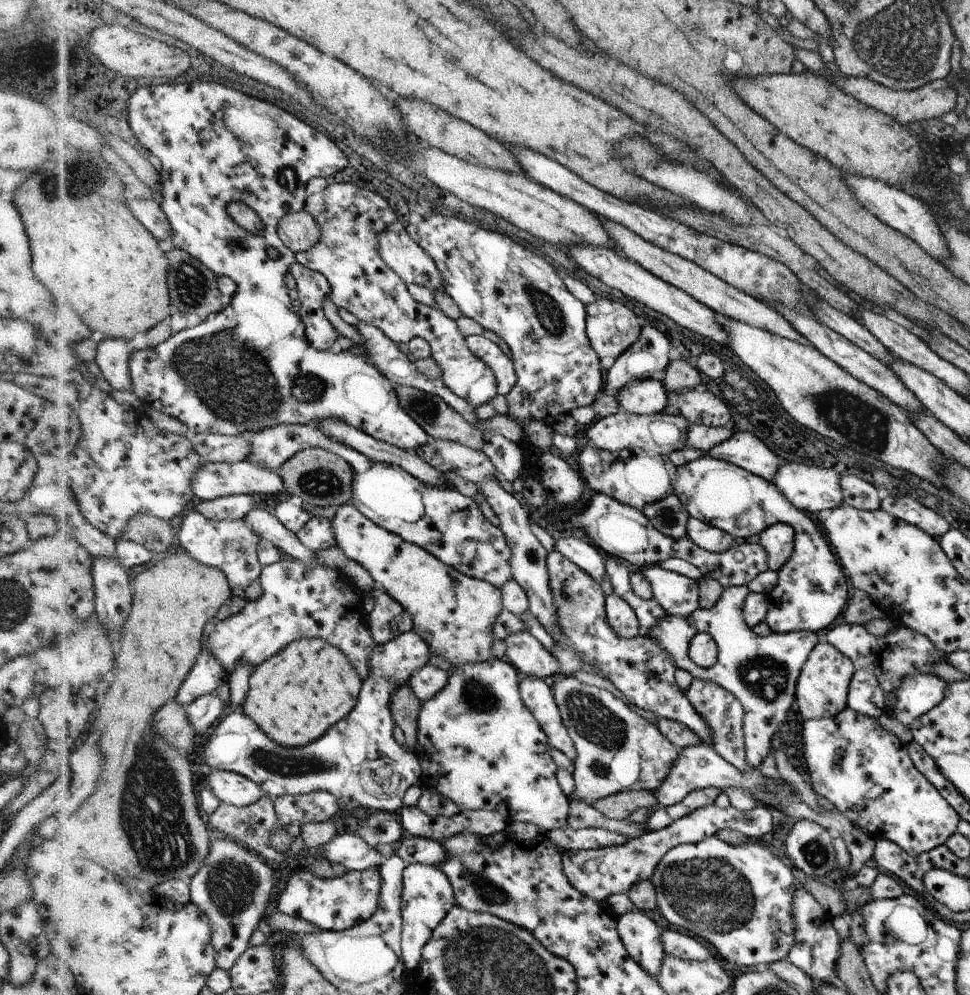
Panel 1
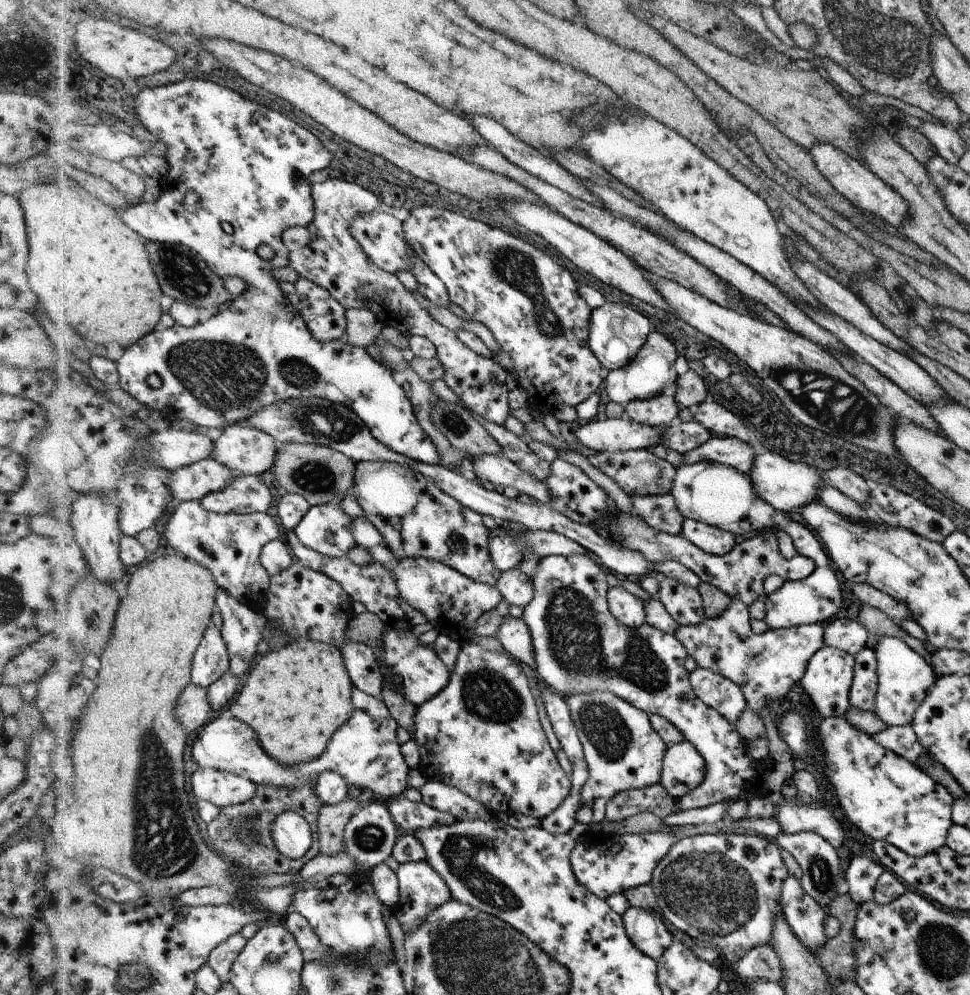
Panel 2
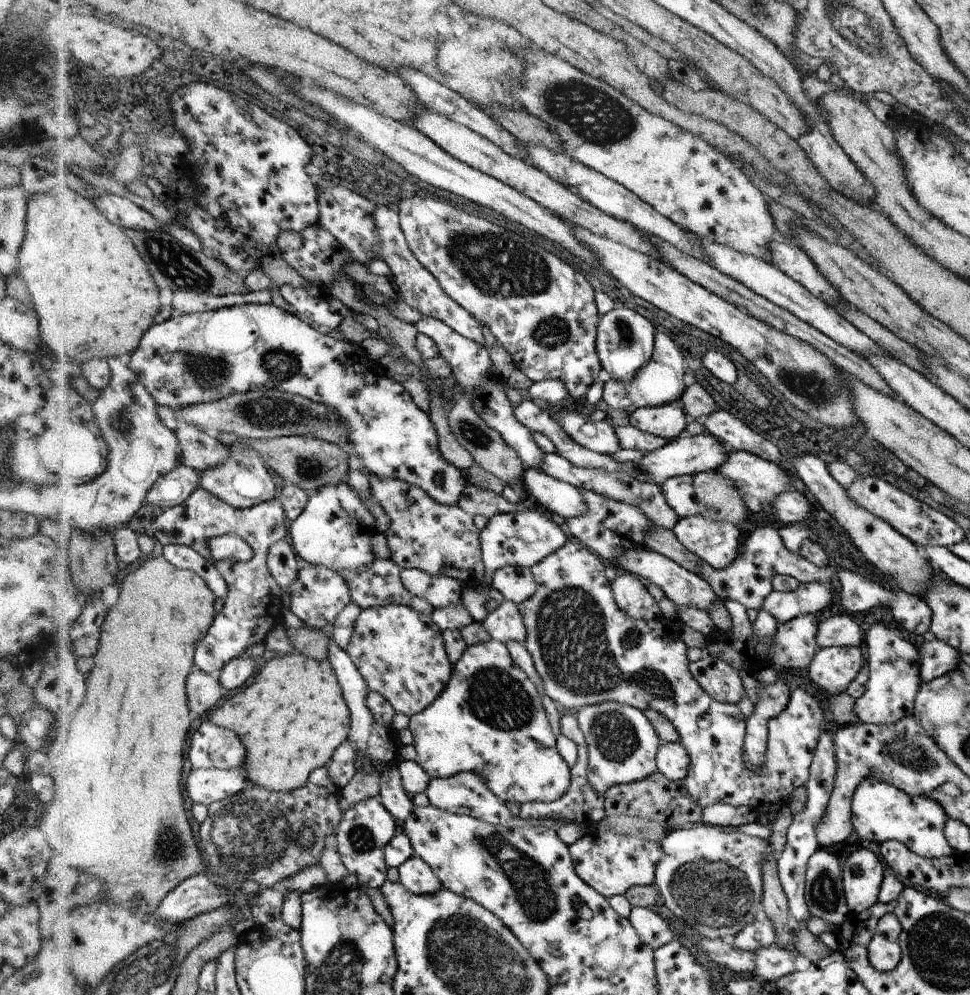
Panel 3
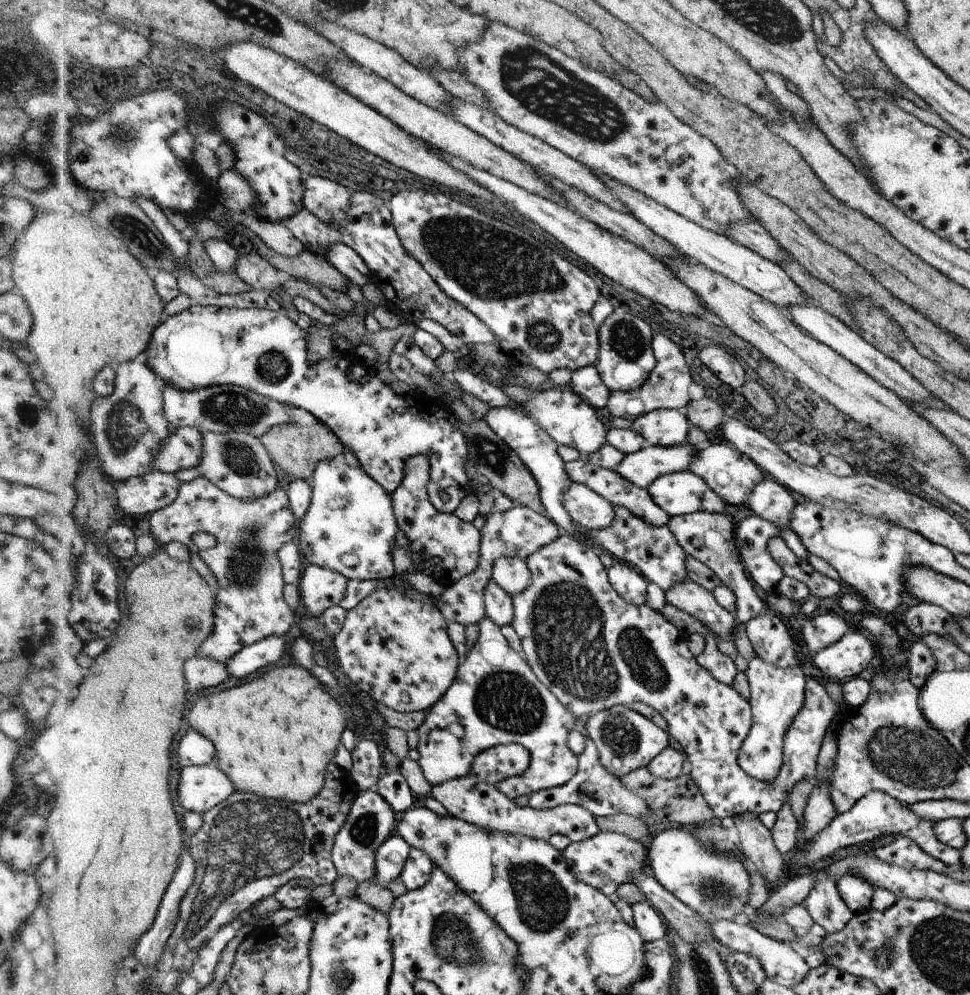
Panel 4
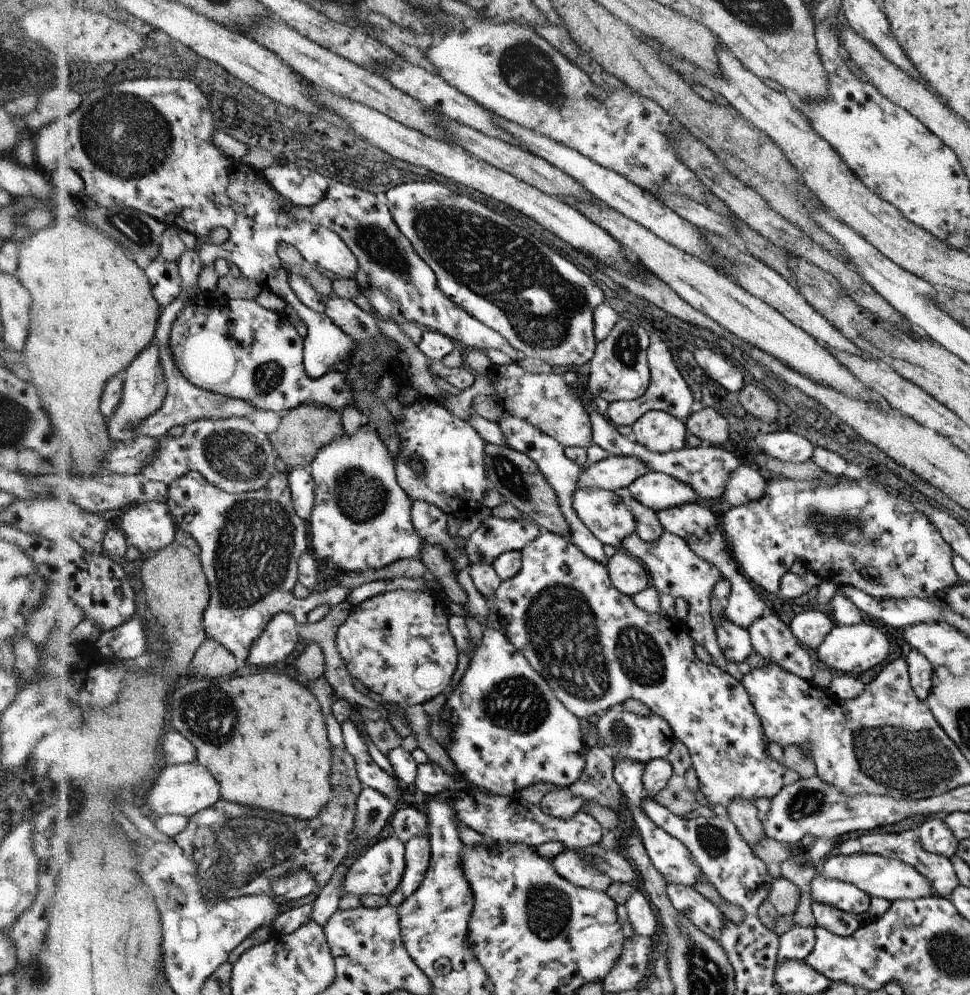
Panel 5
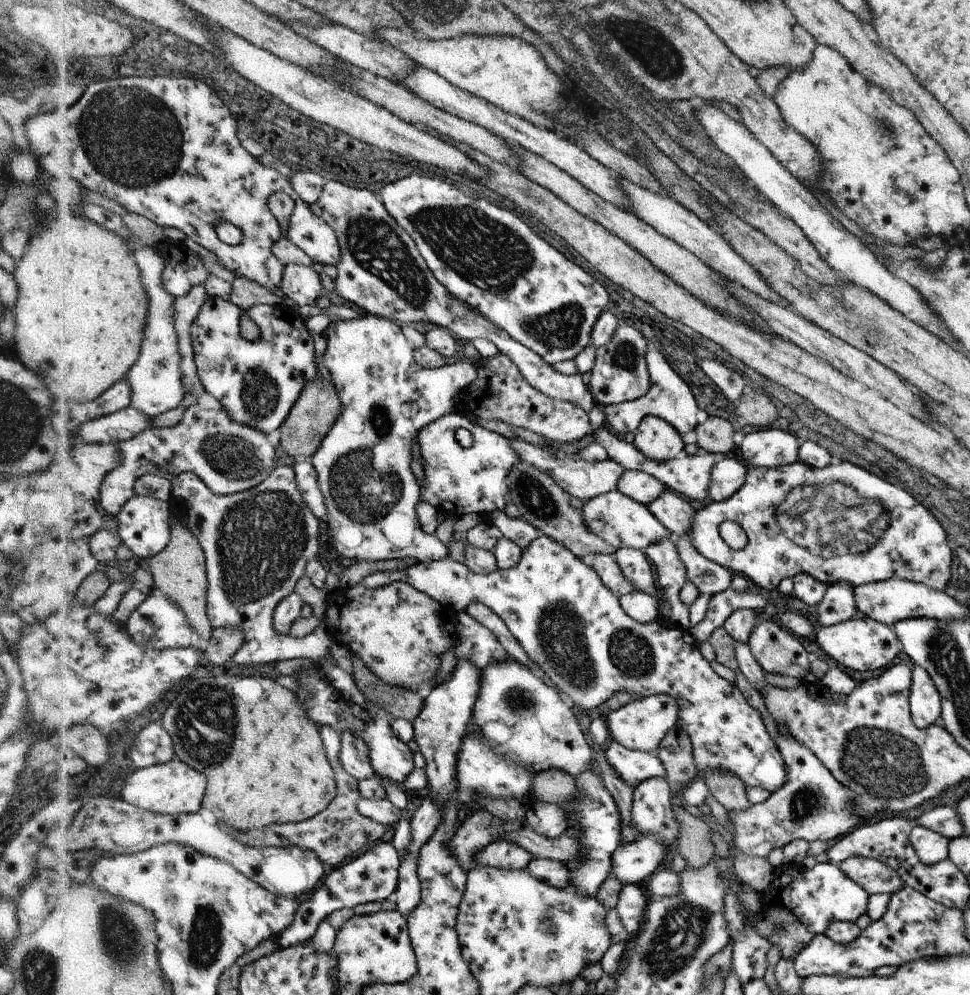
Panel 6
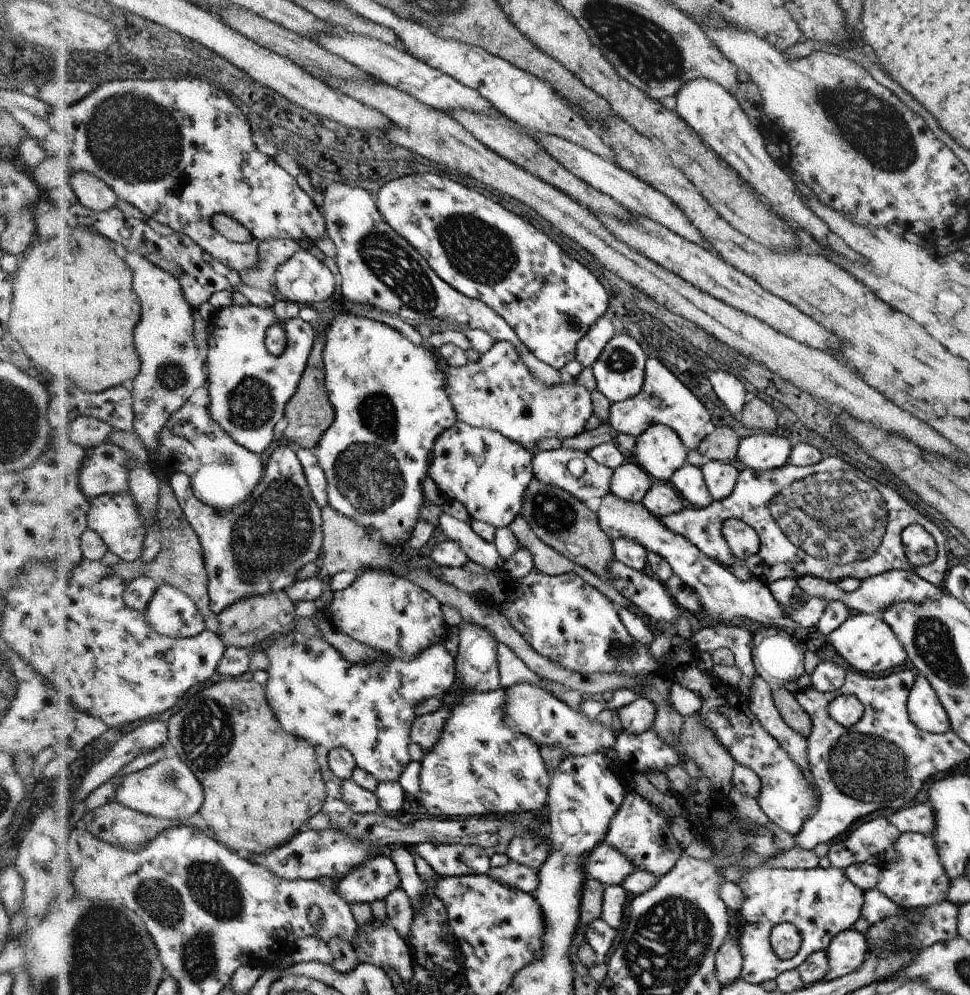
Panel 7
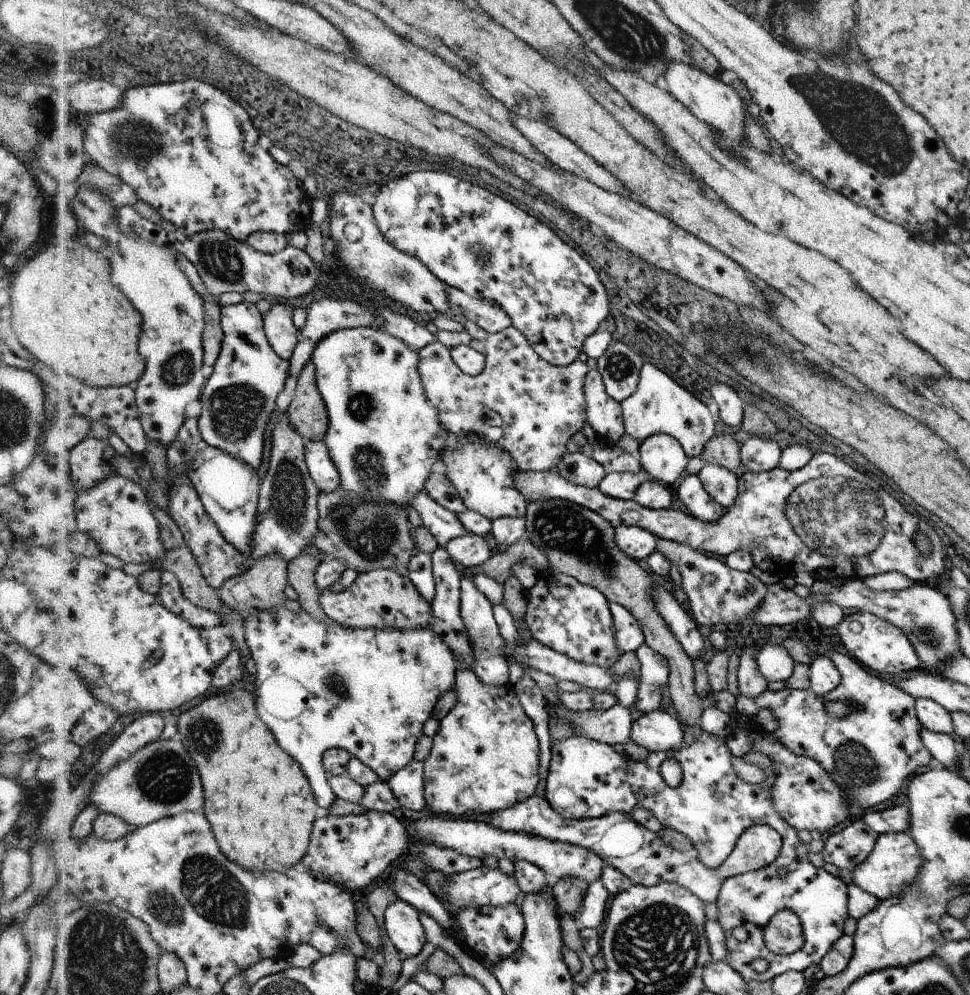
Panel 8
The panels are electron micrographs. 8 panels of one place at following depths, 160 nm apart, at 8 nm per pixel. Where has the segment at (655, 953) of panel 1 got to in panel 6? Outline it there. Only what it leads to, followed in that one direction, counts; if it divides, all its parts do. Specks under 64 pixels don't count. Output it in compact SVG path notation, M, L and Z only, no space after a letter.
M638 884L625 885L615 909L620 915L624 928L632 935L641 930L648 904L646 895Z

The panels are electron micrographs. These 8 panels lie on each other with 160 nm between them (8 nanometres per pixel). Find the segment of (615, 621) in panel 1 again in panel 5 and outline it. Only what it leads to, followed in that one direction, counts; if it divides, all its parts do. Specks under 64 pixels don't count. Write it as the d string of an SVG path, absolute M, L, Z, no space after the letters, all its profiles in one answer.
M620 549L608 562L610 581L626 596L634 596L650 586L649 573L632 554Z

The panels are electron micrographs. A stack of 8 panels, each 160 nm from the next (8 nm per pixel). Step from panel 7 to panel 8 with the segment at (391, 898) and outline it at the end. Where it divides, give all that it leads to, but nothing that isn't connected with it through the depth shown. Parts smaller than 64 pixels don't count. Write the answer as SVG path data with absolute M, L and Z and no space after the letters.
M402 899L388 905L384 926L403 959L418 956L428 940L419 910Z

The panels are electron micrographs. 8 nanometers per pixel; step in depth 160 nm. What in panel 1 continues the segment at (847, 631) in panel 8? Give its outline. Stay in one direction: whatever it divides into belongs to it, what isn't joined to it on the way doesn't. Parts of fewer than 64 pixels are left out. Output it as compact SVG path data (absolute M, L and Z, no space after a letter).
M817 644L798 680L796 704L804 719L826 719L837 716L848 707L849 686L852 683L853 661L832 644Z

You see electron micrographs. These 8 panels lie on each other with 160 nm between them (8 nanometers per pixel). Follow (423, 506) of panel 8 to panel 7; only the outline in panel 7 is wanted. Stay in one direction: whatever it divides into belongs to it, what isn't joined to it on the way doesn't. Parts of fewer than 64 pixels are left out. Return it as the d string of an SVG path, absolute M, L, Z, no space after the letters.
M444 512L439 516L438 524L442 528L443 534L460 545L470 561L490 571L501 569L501 556L494 543L478 536L470 525Z

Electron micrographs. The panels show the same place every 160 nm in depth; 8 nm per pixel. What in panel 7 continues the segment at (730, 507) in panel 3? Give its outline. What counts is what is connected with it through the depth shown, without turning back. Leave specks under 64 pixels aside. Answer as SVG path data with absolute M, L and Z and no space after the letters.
M627 463L613 470L610 490L619 499L640 503L654 481L640 465Z

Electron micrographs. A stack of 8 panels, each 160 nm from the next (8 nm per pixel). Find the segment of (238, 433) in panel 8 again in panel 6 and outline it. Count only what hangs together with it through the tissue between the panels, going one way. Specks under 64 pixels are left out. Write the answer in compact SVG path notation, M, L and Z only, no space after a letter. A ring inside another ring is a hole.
M213 296L205 302L191 330L195 359L208 394L219 400L234 420L254 425L267 433L278 430L289 419L307 384L318 379L316 357L312 352L314 348L312 344L308 344L308 330L304 321L305 318L300 312L284 302L277 305L256 305L249 309L243 309L235 302L230 302L230 299L220 296ZM245 316L252 318L260 328L259 339L252 341L244 338L242 320Z

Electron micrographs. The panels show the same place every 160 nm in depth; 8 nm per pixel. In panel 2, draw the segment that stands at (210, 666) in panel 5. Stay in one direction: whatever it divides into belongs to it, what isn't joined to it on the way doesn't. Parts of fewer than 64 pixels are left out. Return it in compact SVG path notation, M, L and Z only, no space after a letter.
M193 682L182 694L176 716L190 734L196 731L200 732L208 725L214 714L214 704L210 702L208 689L206 686L200 686Z

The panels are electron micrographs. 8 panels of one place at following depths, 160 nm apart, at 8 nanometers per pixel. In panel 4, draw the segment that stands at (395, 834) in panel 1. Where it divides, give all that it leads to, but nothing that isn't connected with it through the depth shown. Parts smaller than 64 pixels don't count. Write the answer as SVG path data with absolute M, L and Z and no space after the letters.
M376 790L360 791L349 812L348 822L341 828L333 844L332 860L338 875L354 878L358 883L376 877L377 849L396 833L398 816Z

